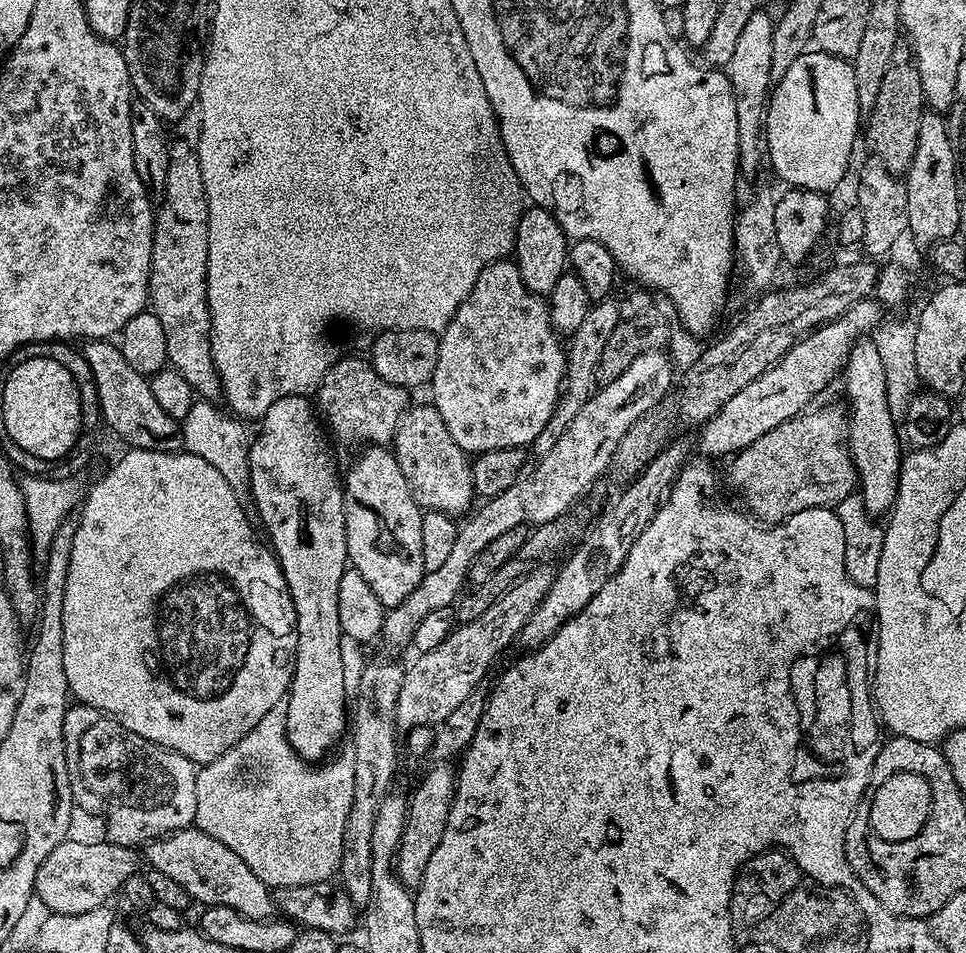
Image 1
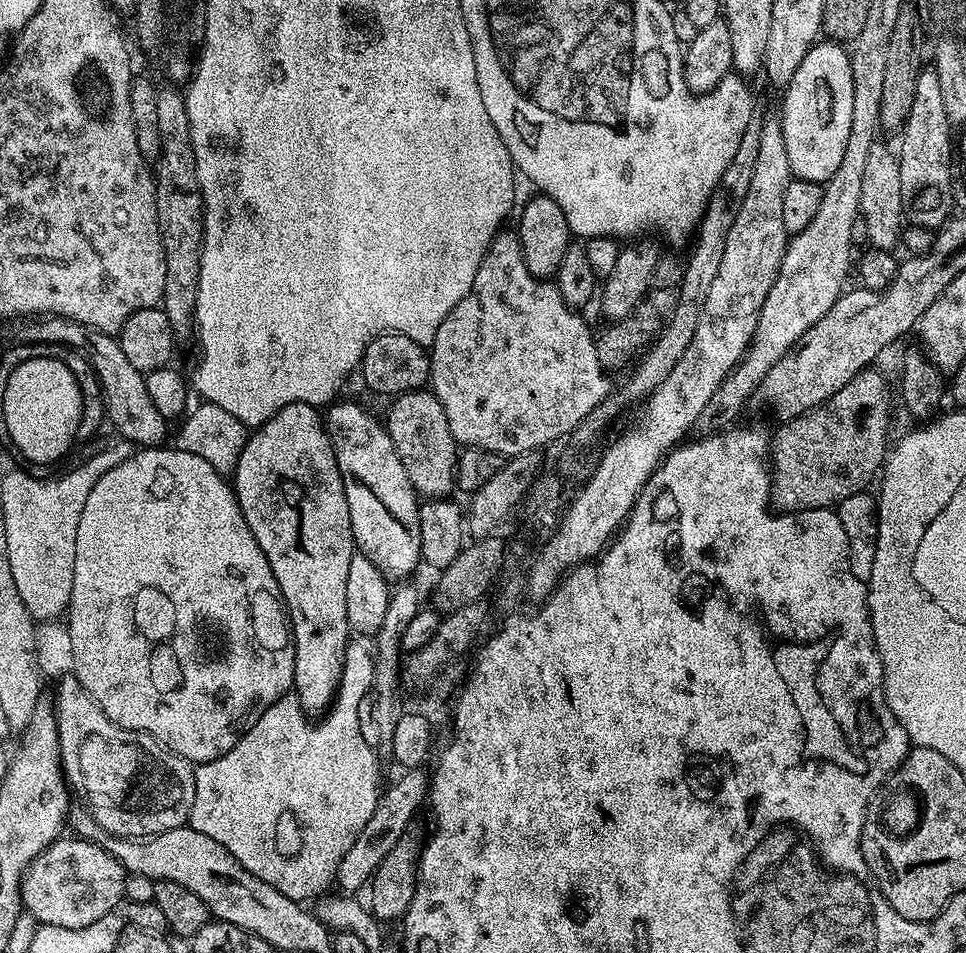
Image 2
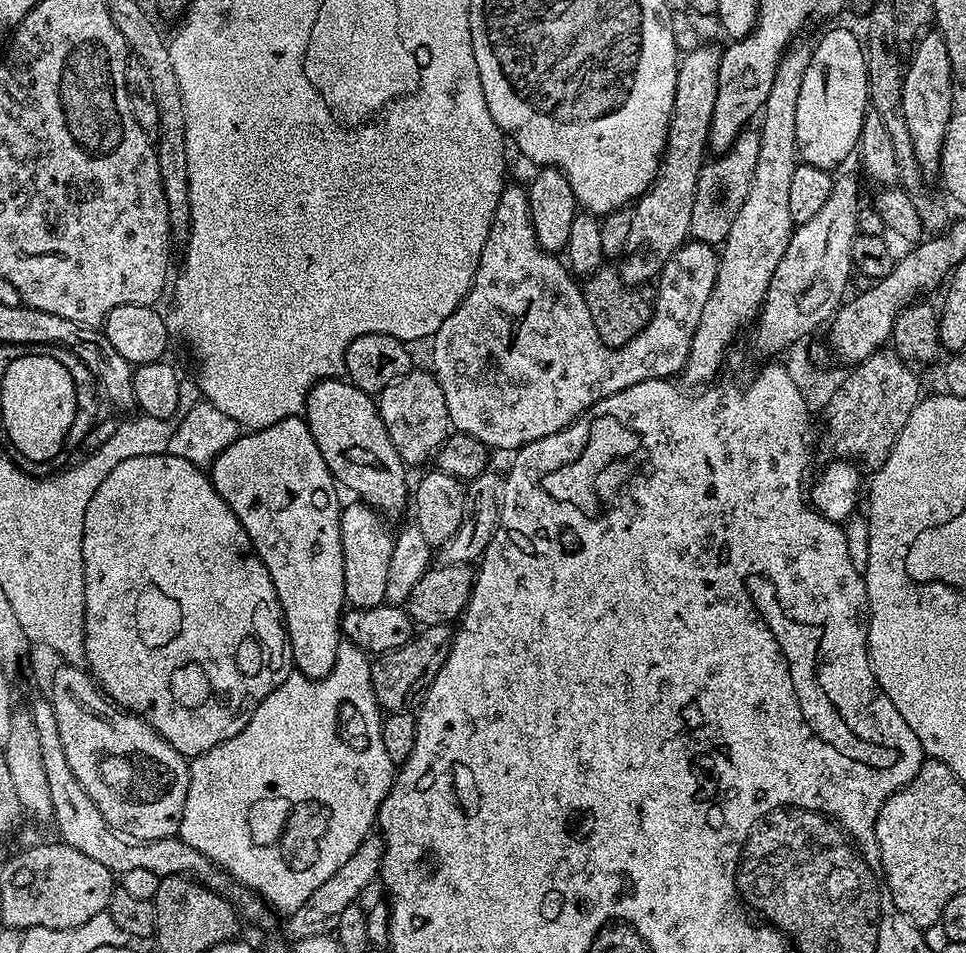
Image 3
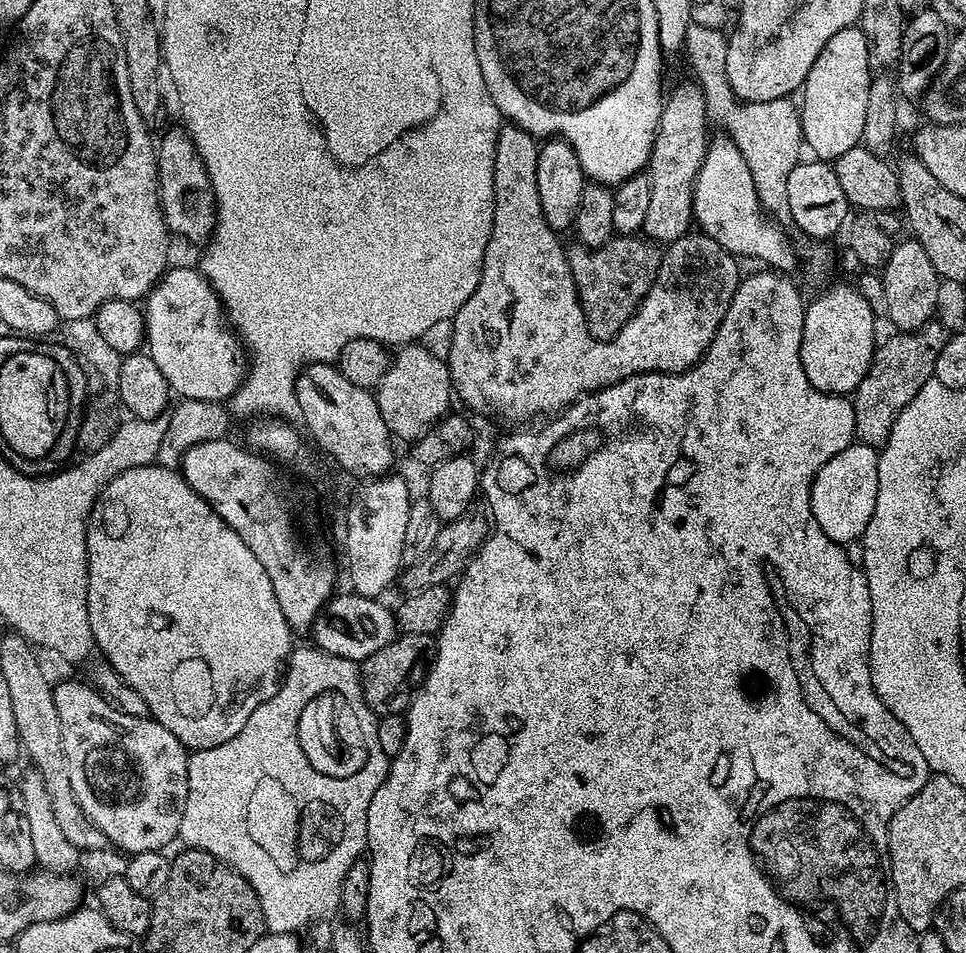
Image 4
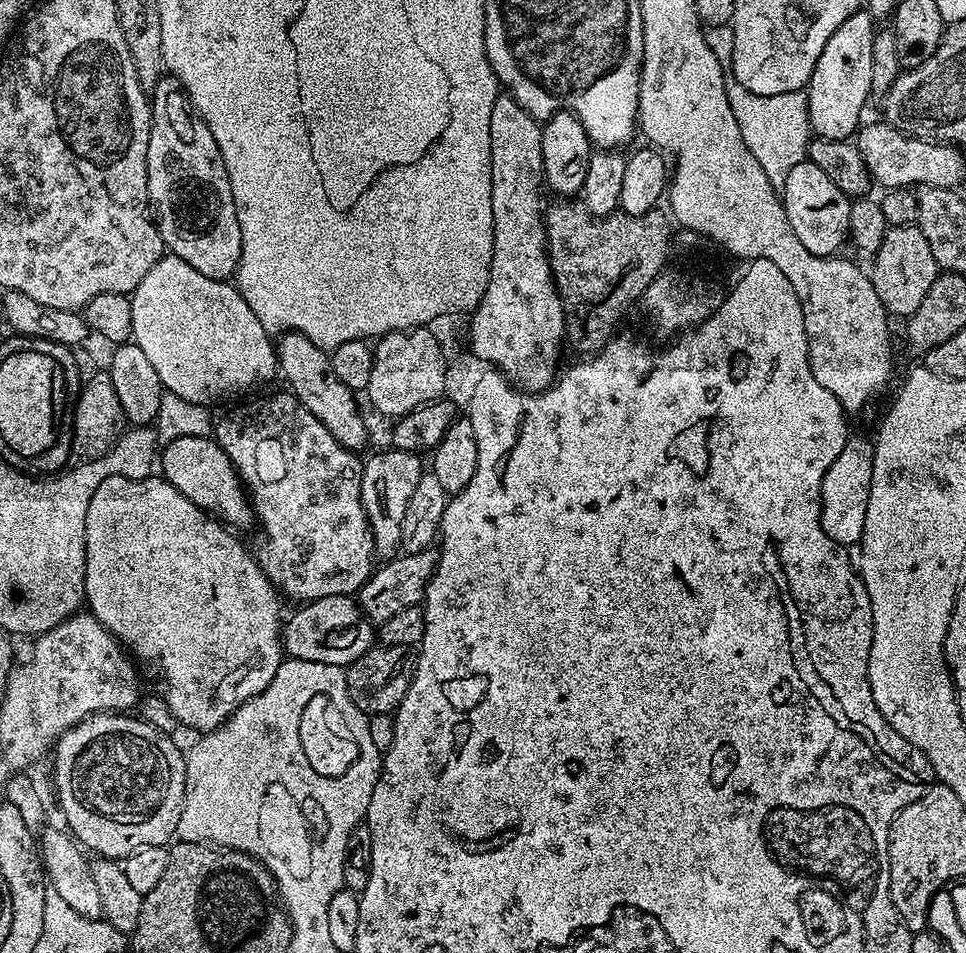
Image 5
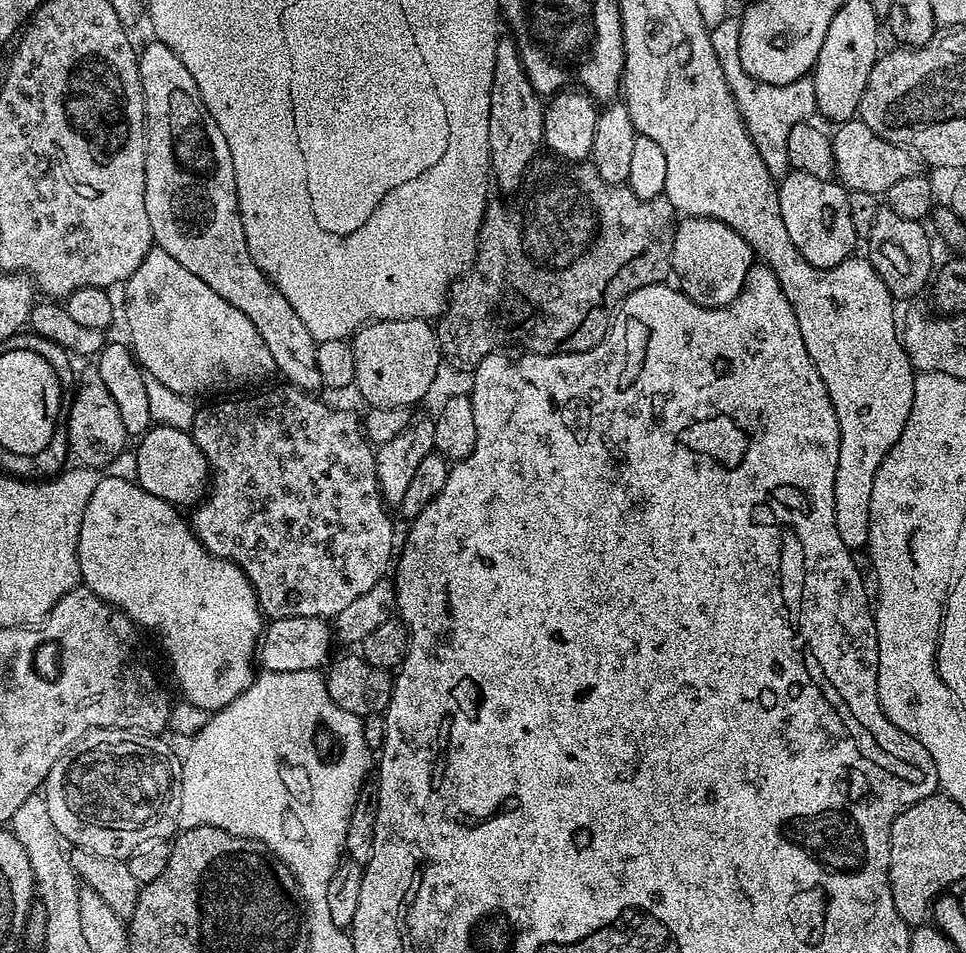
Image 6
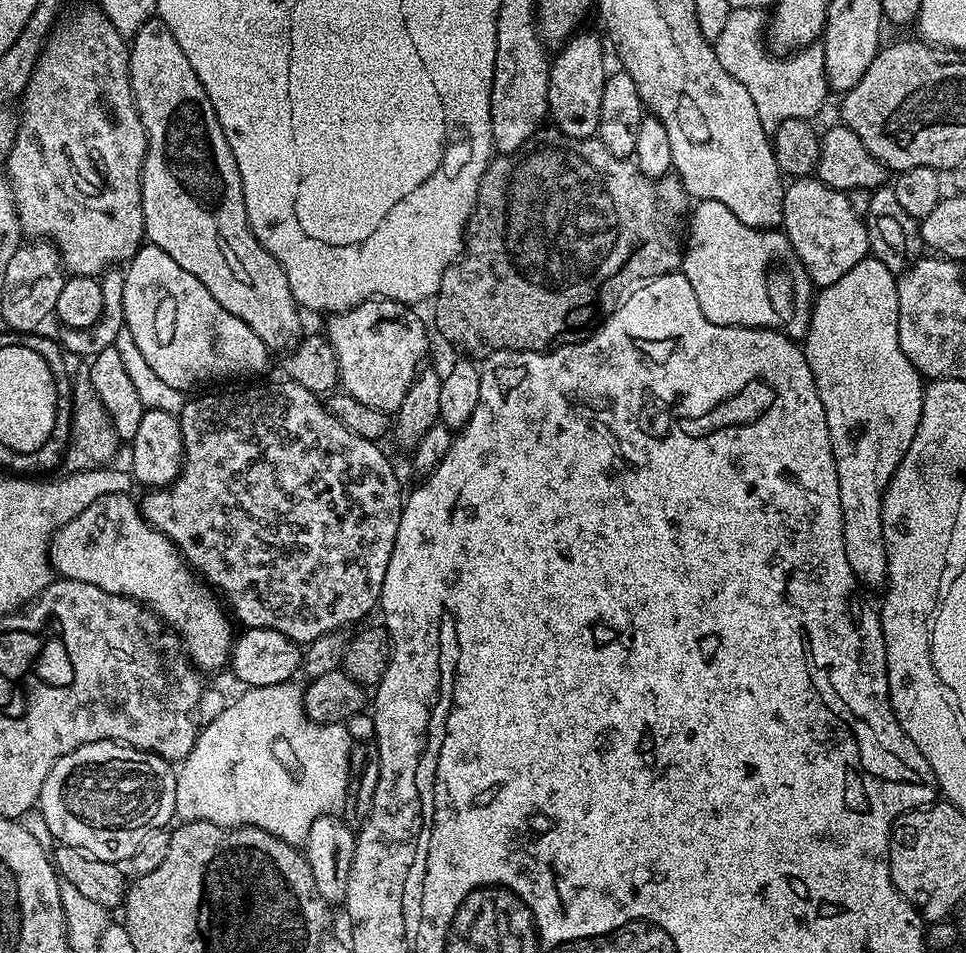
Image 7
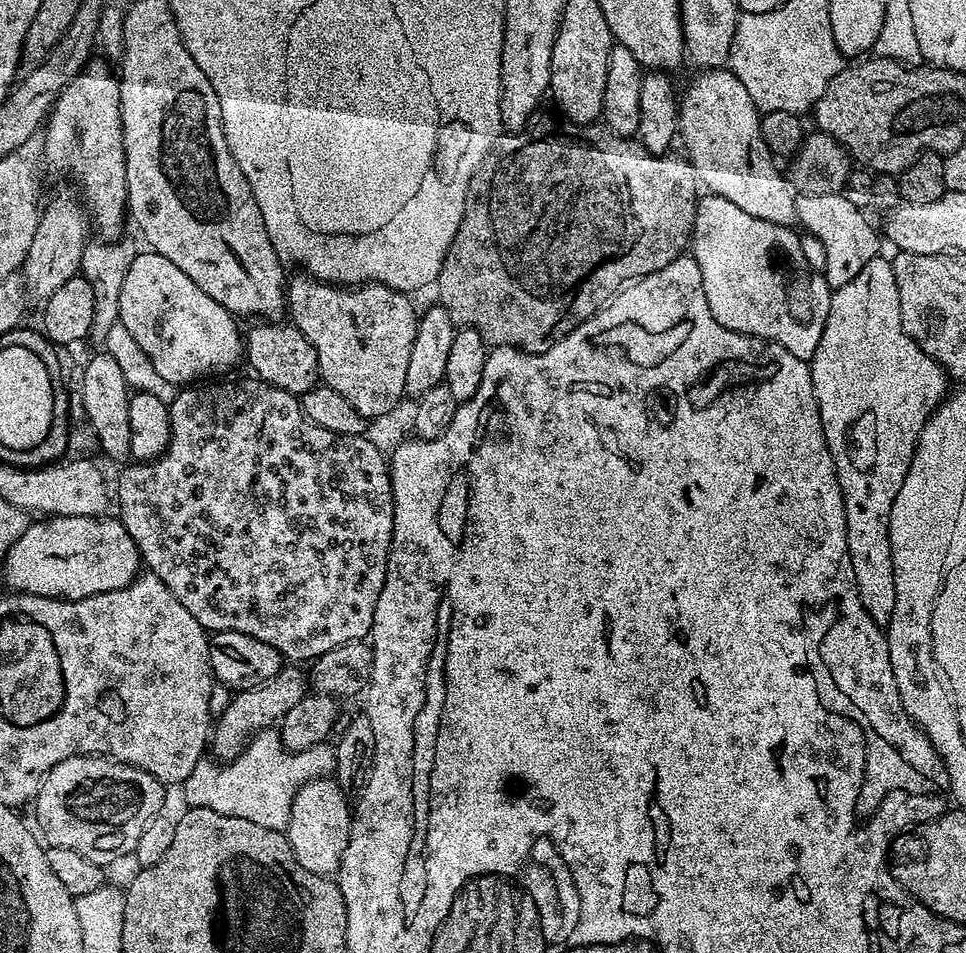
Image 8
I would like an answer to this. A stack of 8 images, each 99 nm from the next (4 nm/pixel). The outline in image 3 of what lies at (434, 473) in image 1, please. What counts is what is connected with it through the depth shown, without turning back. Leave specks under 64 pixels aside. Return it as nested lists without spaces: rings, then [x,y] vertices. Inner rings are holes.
[[[413,370],[386,386],[378,394],[380,417],[405,465],[424,464],[433,459],[437,448],[450,434],[446,398],[431,371]]]

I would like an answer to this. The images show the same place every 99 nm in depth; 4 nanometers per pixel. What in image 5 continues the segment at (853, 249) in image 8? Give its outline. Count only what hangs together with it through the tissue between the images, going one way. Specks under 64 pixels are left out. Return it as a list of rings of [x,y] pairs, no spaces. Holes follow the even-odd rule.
[[[805,158],[801,164],[794,166],[790,174],[786,174],[786,182],[782,189],[782,199],[786,218],[790,218],[790,227],[798,234],[798,242],[810,250],[810,254],[819,256],[835,256],[840,247],[848,240],[850,226],[850,206],[852,200],[822,170],[822,166],[814,166]]]

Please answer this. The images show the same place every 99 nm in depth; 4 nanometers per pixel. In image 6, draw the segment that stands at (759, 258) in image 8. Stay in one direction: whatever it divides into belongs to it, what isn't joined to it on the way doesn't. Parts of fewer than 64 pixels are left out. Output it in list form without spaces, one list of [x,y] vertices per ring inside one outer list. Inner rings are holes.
[[[684,216],[677,223],[672,251],[672,272],[680,279],[678,281],[680,291],[686,293],[696,304],[704,308],[724,308],[734,302],[737,294],[744,289],[746,274],[751,270],[753,263],[752,247],[733,228],[726,226],[726,222],[701,216]]]

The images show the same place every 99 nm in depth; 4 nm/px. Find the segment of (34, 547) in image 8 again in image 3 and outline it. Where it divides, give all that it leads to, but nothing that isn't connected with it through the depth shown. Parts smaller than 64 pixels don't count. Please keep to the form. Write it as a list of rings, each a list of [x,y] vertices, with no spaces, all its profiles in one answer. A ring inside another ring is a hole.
[[[165,454],[163,456],[130,458],[127,462],[122,462],[118,466],[114,466],[114,470],[110,470],[110,474],[106,474],[106,478],[102,481],[102,486],[98,486],[98,490],[94,490],[94,498],[90,498],[90,506],[86,506],[86,522],[84,523],[84,533],[82,534],[82,558],[84,559],[84,573],[86,574],[84,658],[87,671],[90,673],[93,681],[102,689],[104,695],[107,696],[113,704],[123,708],[125,712],[138,716],[141,720],[145,720],[168,745],[174,750],[178,750],[180,756],[185,758],[201,756],[202,754],[206,754],[206,750],[214,750],[214,746],[218,746],[222,742],[234,738],[234,734],[238,734],[248,725],[250,718],[254,714],[254,710],[258,710],[258,706],[261,702],[268,697],[274,689],[278,686],[282,686],[282,682],[293,671],[292,648],[288,645],[288,630],[284,626],[284,611],[280,609],[278,594],[274,590],[274,582],[270,578],[266,566],[260,561],[260,557],[256,555],[256,551],[252,549],[252,543],[246,534],[246,530],[242,526],[242,522],[234,514],[234,510],[230,510],[230,506],[221,498],[218,494],[218,490],[212,488],[211,475],[209,475],[201,465],[191,464],[186,458],[178,458],[177,456]]]

